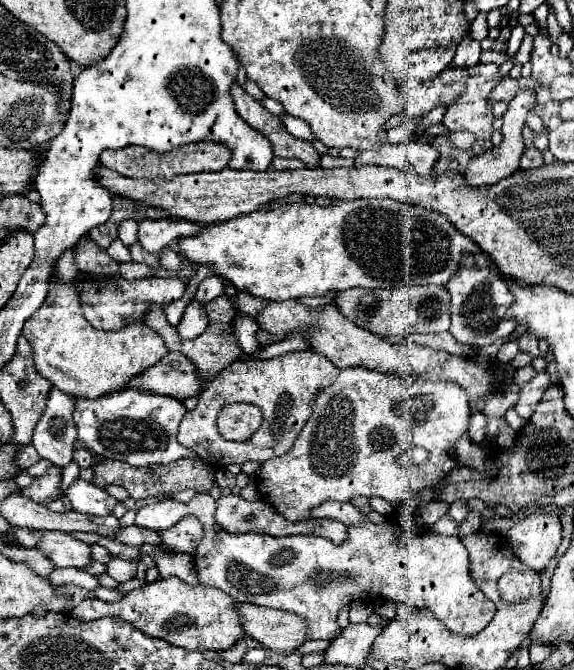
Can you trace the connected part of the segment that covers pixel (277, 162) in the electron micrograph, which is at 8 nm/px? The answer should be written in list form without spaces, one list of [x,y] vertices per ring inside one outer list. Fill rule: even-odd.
[[[273,158],[271,164],[277,170],[285,170],[285,168],[305,168],[305,164],[301,160],[295,160],[295,158]]]

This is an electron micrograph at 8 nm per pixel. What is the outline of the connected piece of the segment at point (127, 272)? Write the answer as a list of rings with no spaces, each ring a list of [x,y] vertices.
[[[125,262],[125,264],[119,264],[119,274],[129,280],[129,282],[135,282],[139,278],[145,278],[145,276],[151,276],[151,266],[143,264],[143,262]]]

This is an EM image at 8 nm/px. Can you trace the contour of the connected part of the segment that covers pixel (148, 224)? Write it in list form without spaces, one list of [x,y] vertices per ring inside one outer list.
[[[144,218],[138,224],[139,244],[147,251],[159,254],[161,249],[167,247],[167,244],[177,238],[177,236],[197,236],[201,230],[207,226],[195,224],[195,222],[185,222],[181,220],[179,224],[173,224],[171,220],[165,218],[162,220],[151,220]]]

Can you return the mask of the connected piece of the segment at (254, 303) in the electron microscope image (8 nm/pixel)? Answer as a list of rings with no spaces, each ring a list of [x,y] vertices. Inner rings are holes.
[[[237,292],[235,304],[243,314],[255,318],[259,314],[259,310],[265,306],[265,300],[255,300],[255,296],[247,296],[247,292]]]

